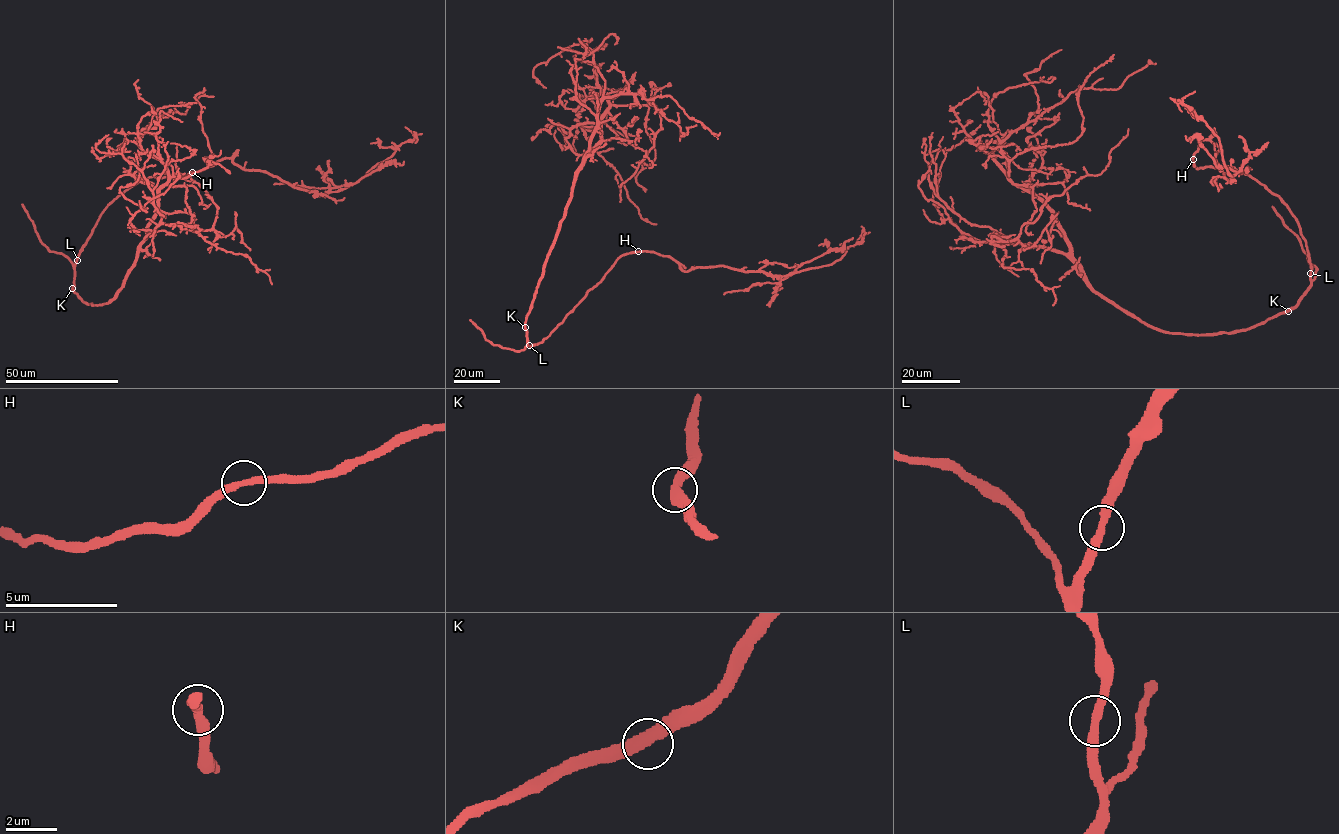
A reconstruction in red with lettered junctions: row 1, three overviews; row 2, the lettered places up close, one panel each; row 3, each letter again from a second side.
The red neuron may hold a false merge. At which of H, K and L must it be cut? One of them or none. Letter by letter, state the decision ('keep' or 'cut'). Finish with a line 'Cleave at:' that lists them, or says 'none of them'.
H: keep
K: keep
L: keep
Cleave at: none of them

